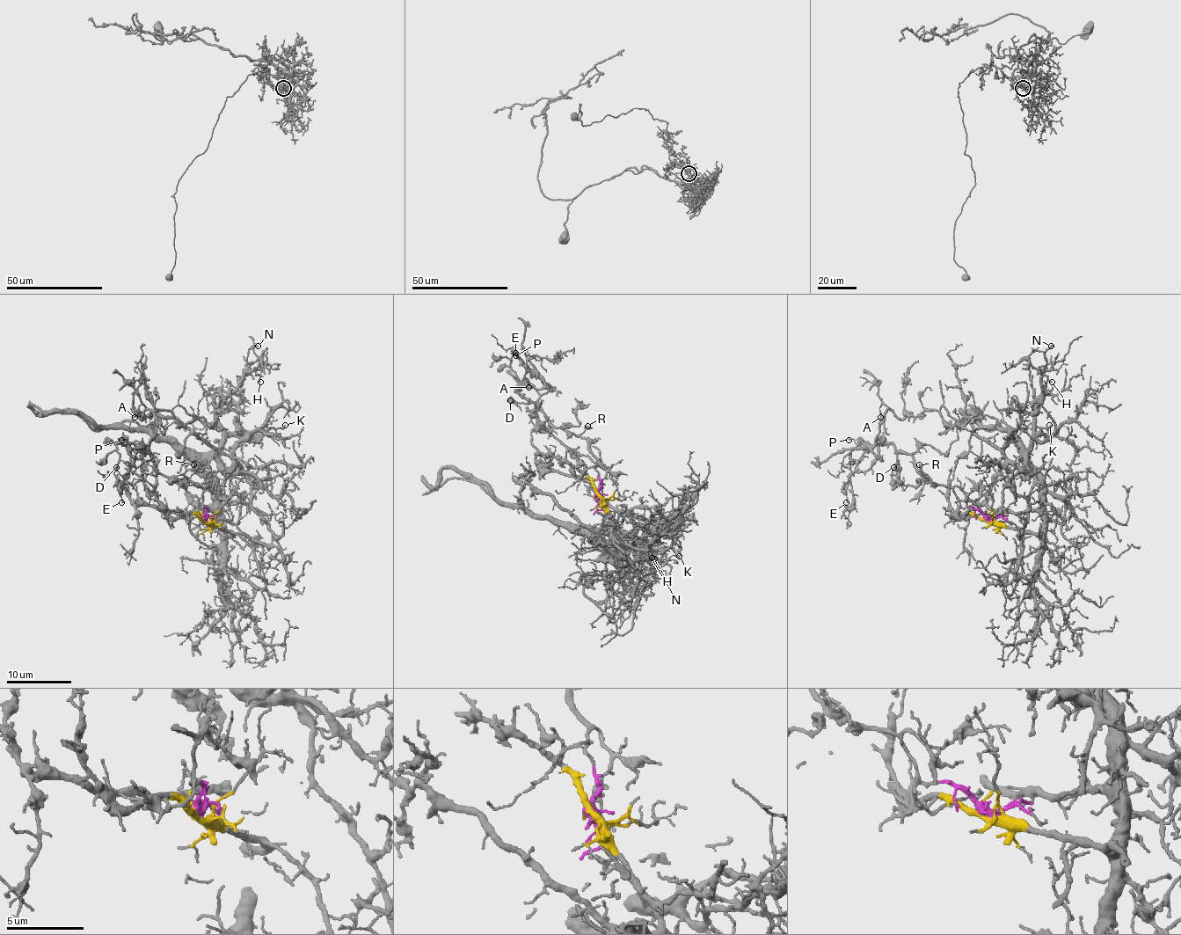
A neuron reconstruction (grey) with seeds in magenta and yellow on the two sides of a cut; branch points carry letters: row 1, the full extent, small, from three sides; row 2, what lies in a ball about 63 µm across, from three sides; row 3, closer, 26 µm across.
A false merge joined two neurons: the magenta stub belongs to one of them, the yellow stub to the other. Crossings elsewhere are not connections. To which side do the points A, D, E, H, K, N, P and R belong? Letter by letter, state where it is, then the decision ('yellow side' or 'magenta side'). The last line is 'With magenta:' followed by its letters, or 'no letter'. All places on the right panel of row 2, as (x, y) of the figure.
A: place (880, 417); magenta side
D: place (893, 467); magenta side
E: place (846, 502); magenta side
H: place (1052, 382); yellow side
K: place (1049, 425); yellow side
N: place (1051, 346); yellow side
P: place (849, 440); magenta side
R: place (919, 464); magenta side
With magenta: A, D, E, P, R

